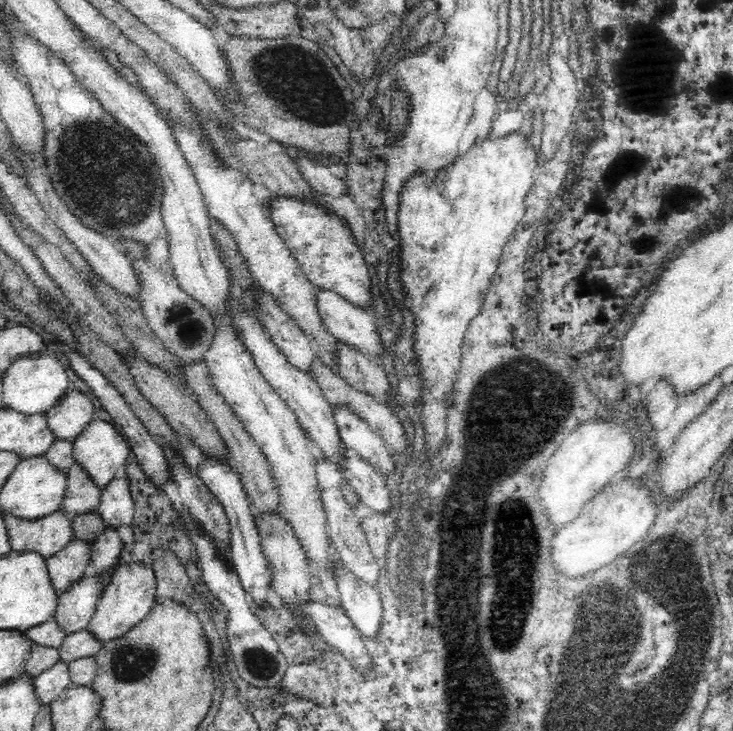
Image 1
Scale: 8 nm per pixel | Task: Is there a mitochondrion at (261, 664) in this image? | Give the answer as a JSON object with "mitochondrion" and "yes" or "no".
{"mitochondrion":"yes"}

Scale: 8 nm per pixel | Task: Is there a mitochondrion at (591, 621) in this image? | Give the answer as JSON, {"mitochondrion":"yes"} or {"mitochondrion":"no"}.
{"mitochondrion":"yes"}

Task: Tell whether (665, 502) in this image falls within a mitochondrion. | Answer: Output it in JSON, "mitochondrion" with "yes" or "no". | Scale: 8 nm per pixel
{"mitochondrion":"no"}

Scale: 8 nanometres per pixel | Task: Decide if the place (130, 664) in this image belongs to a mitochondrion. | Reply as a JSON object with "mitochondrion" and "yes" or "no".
{"mitochondrion":"yes"}

